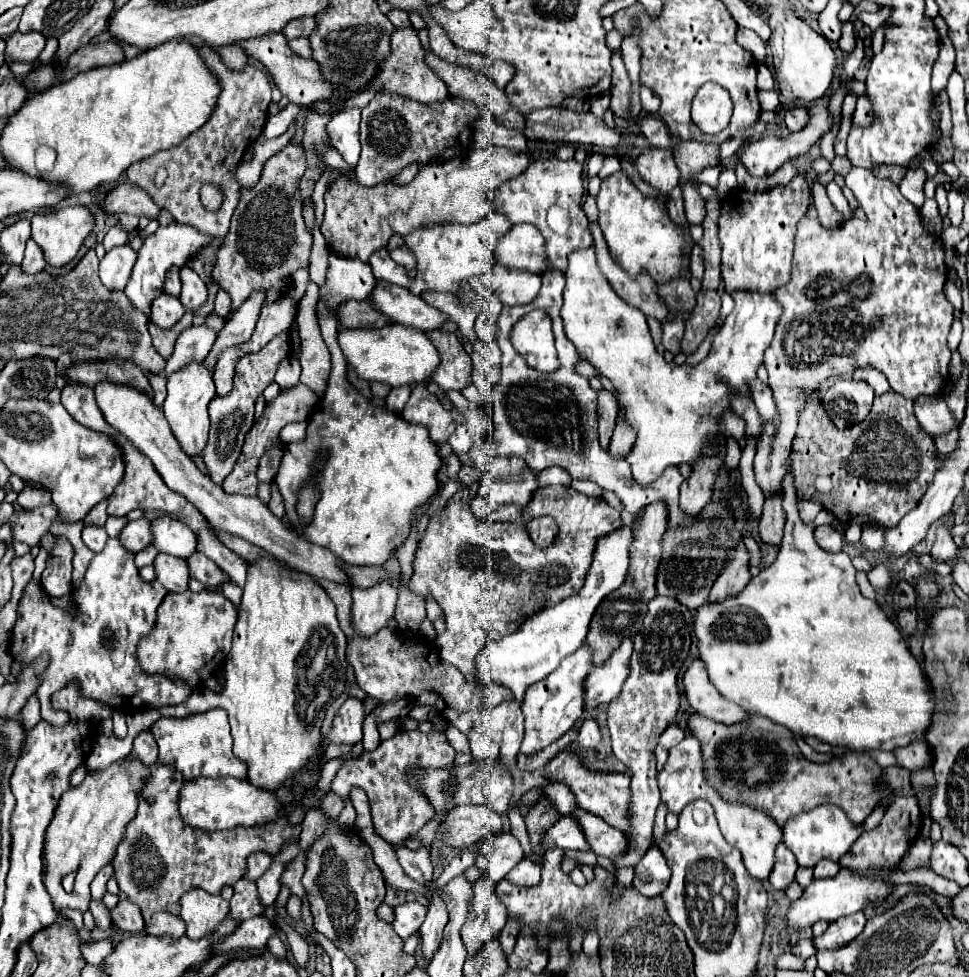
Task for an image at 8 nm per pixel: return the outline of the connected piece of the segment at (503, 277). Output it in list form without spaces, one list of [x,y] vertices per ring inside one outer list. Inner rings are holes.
[[[500,264],[494,266],[490,272],[490,286],[488,286],[504,306],[522,306],[532,302],[540,290],[540,278],[530,272],[508,270]]]

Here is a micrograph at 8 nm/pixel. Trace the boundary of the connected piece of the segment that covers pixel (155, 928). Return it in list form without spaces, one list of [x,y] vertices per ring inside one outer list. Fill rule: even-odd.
[[[154,914],[154,918],[150,918],[150,926],[144,928],[146,934],[152,934],[152,936],[172,936],[172,938],[178,938],[178,936],[184,936],[186,930],[184,930],[184,924],[182,920],[178,920],[178,916],[172,916],[172,914]]]

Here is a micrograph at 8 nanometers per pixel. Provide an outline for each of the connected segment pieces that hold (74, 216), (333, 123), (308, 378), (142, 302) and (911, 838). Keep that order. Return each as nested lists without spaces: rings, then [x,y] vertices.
[[[72,206],[72,208],[62,208],[54,212],[40,212],[32,218],[32,234],[30,238],[42,248],[44,260],[50,266],[66,266],[80,250],[84,238],[92,232],[94,228],[94,216],[88,208],[84,206]]]
[[[346,108],[338,112],[328,122],[328,134],[334,148],[342,154],[342,158],[354,168],[360,156],[360,142],[358,142],[358,124],[360,124],[360,108]]]
[[[310,280],[304,296],[298,302],[296,324],[298,324],[300,340],[302,340],[300,382],[308,386],[310,390],[314,390],[318,396],[322,396],[328,386],[330,352],[320,336],[320,328],[316,320],[316,300],[318,300],[318,286]]]
[[[172,222],[166,228],[158,228],[152,236],[148,236],[138,252],[138,260],[136,260],[132,278],[130,278],[128,286],[124,288],[124,292],[130,298],[130,302],[134,304],[134,308],[138,308],[144,314],[150,314],[150,302],[162,294],[166,272],[172,266],[186,266],[206,246],[210,246],[210,242],[212,242],[212,236],[202,234],[200,230],[194,230],[194,226],[186,226],[186,224],[178,224],[178,222]]]
[[[914,796],[910,798],[896,798],[894,804],[886,810],[882,824],[876,826],[870,832],[862,832],[862,836],[854,842],[860,844],[860,848],[864,848],[862,856],[852,856],[846,854],[840,858],[840,866],[842,868],[850,868],[850,870],[866,870],[866,868],[892,868],[896,866],[902,856],[908,852],[908,848],[918,840],[920,836],[920,828],[922,828],[922,814],[920,814],[920,806],[918,800]]]

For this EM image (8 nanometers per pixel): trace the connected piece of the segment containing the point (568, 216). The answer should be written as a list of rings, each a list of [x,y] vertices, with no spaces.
[[[558,158],[538,160],[532,162],[532,166],[524,174],[500,186],[494,200],[494,210],[506,214],[514,224],[522,222],[534,224],[546,240],[548,262],[552,264],[554,270],[560,270],[564,274],[568,254],[592,246],[588,218],[580,206],[582,194],[584,194],[582,164],[578,164],[576,160],[564,162]]]

